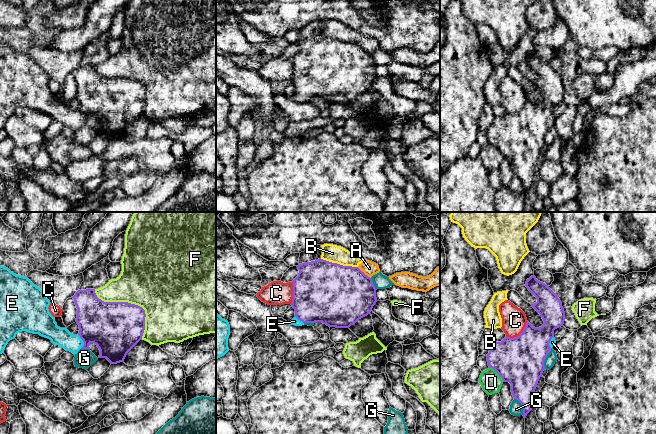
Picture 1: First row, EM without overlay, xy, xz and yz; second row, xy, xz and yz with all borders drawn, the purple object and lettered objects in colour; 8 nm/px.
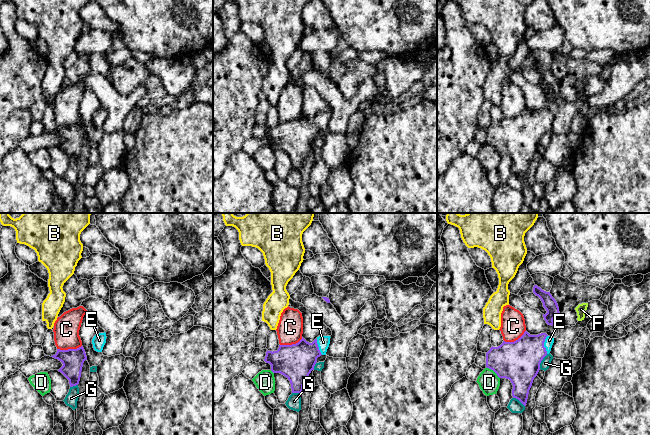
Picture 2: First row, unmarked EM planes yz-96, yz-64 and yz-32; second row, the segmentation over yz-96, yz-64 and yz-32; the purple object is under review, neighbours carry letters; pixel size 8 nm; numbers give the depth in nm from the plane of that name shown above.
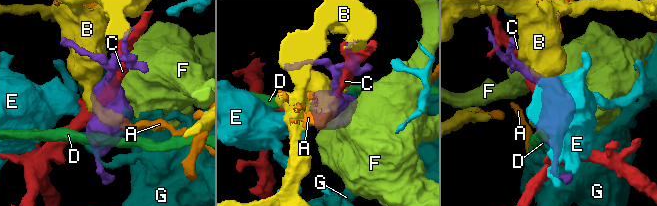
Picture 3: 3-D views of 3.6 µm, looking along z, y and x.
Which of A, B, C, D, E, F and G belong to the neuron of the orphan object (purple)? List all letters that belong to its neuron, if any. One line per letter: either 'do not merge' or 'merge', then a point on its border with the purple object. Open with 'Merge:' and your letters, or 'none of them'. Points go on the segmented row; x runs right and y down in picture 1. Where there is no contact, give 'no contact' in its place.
Merge: E
A: do not merge | xz (363, 273)
B: do not merge | xz (339, 264)
C: do not merge | yz (520, 334)
D: do not merge | yz (497, 372)
E: merge | xy (83, 341)
F: do not merge | xy (132, 304)
G: do not merge | yz (545, 358)

